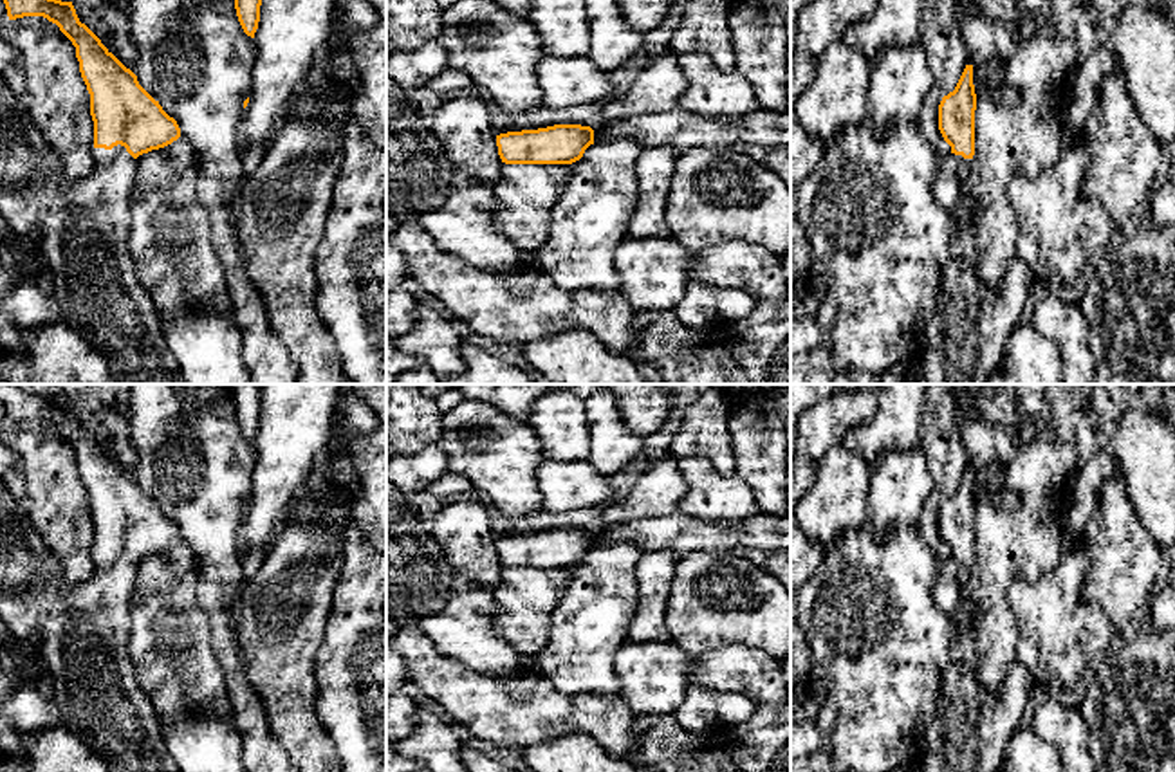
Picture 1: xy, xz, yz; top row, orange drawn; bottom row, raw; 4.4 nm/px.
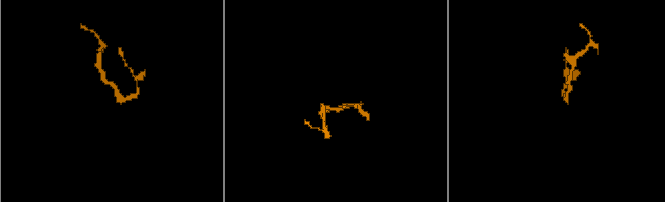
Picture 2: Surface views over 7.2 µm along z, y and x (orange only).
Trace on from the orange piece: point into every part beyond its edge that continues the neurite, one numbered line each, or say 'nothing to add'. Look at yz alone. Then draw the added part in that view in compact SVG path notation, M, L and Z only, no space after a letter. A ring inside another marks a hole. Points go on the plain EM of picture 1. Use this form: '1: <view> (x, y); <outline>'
1: yz (962, 567); M962 559L958 561L958 579L960 579L960 590L964 593L964 590L967 588L969 583L969 563L964 563Z

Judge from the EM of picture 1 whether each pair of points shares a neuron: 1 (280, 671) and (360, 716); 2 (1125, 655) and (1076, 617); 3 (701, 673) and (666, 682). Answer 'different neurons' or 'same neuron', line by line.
1: different neurons
2: different neurons
3: different neurons

